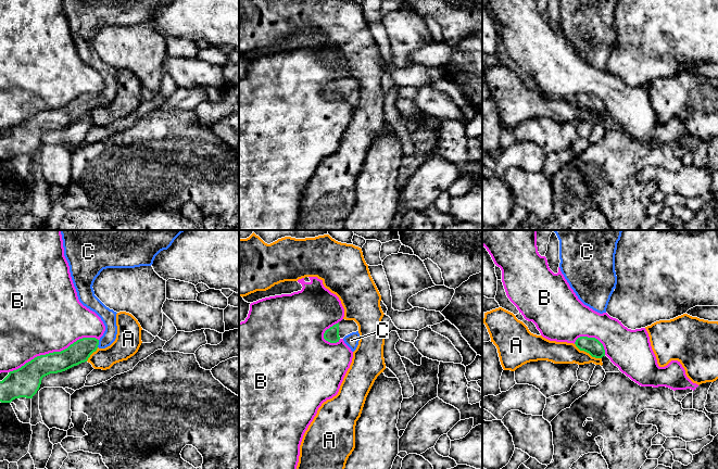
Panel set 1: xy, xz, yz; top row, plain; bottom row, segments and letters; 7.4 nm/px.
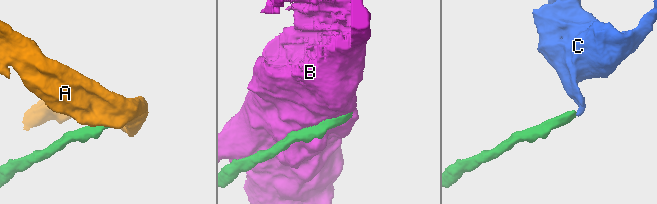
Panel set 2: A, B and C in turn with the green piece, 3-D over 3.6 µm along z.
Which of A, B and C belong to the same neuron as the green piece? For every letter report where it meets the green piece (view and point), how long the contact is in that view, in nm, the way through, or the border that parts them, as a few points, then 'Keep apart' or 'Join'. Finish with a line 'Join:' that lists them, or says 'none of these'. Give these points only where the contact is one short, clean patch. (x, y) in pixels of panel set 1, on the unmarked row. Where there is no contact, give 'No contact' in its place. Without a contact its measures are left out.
A: Touches green at yz (588, 109). Shared border 240 nm. Boundary: yz (575, 100), (580, 106), (601, 115). Keep apart
B: Touches green at xy (53, 109). Shared border 700 nm. Keep apart
C: Touches green at xy (98, 100). Shared border 60 nm. Path across: xy (78, 109), (87, 102), (98, 100), (109, 91), (108, 73). Join
Join: C

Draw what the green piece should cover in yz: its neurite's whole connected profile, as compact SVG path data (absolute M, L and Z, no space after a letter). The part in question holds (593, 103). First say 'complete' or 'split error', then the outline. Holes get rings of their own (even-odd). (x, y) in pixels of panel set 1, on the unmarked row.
complete; M580 93L575 101L580 107L589 110L592 114L602 115L605 113L603 101L595 94Z

